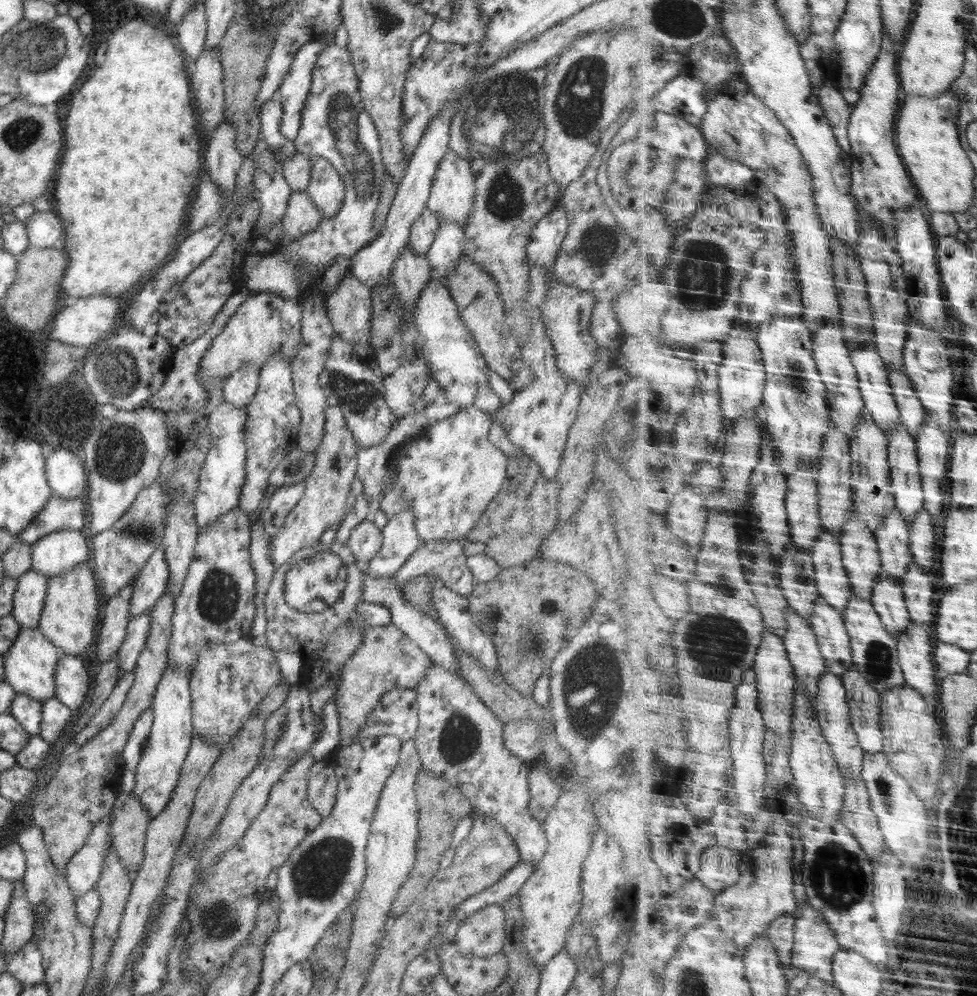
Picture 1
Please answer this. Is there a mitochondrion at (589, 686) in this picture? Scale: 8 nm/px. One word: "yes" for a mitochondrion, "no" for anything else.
yes

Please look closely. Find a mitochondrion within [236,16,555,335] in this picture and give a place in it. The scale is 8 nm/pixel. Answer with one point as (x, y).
(506, 117)

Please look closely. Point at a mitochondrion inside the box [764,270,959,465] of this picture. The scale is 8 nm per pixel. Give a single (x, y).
(800, 393)

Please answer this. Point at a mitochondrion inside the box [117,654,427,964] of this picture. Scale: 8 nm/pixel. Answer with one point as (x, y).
(318, 873)

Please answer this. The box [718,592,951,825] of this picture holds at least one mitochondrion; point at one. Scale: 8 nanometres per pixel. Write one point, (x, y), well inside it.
(878, 659)

